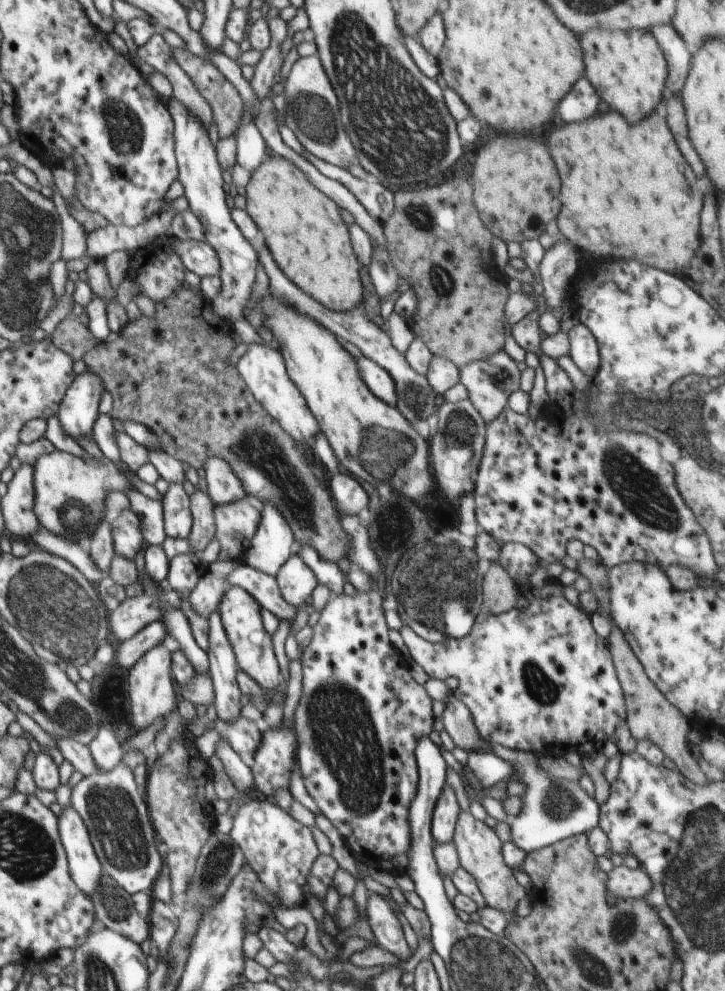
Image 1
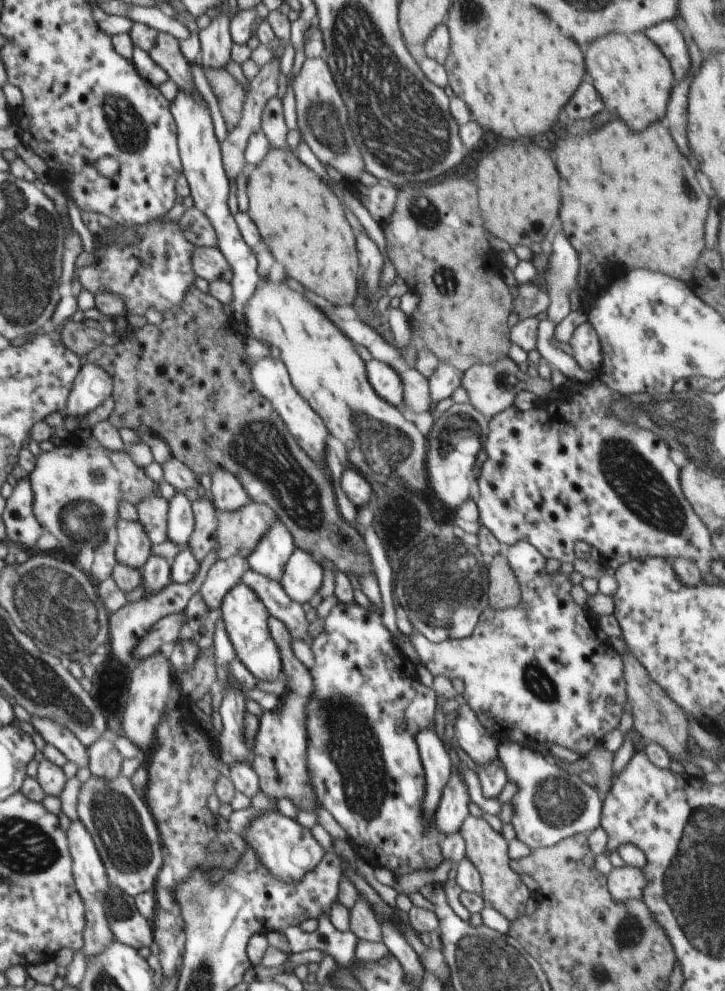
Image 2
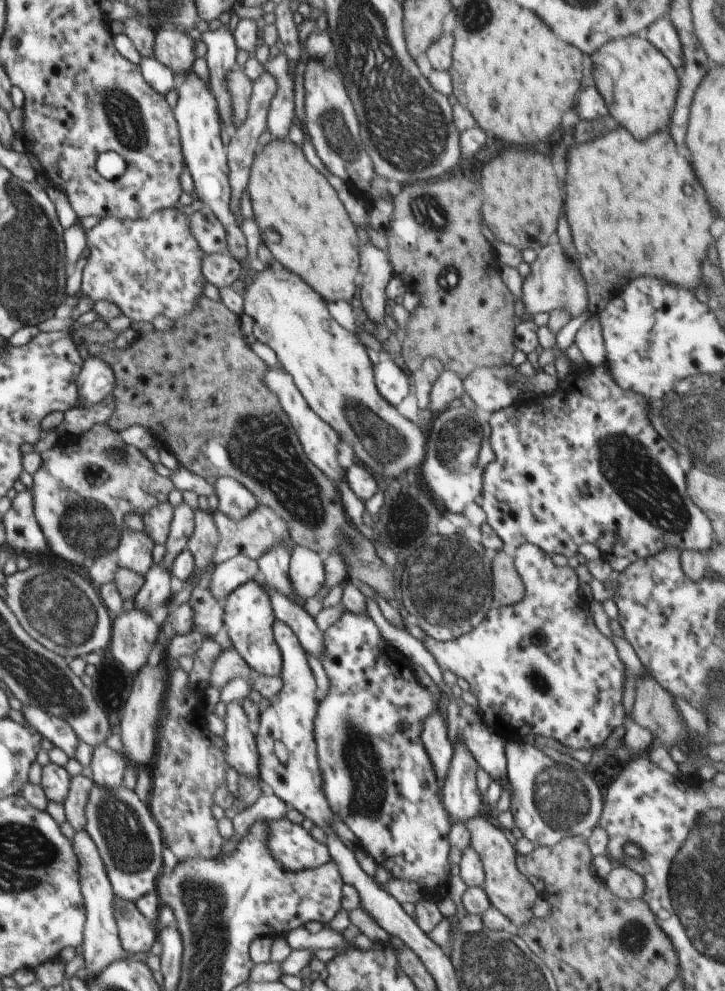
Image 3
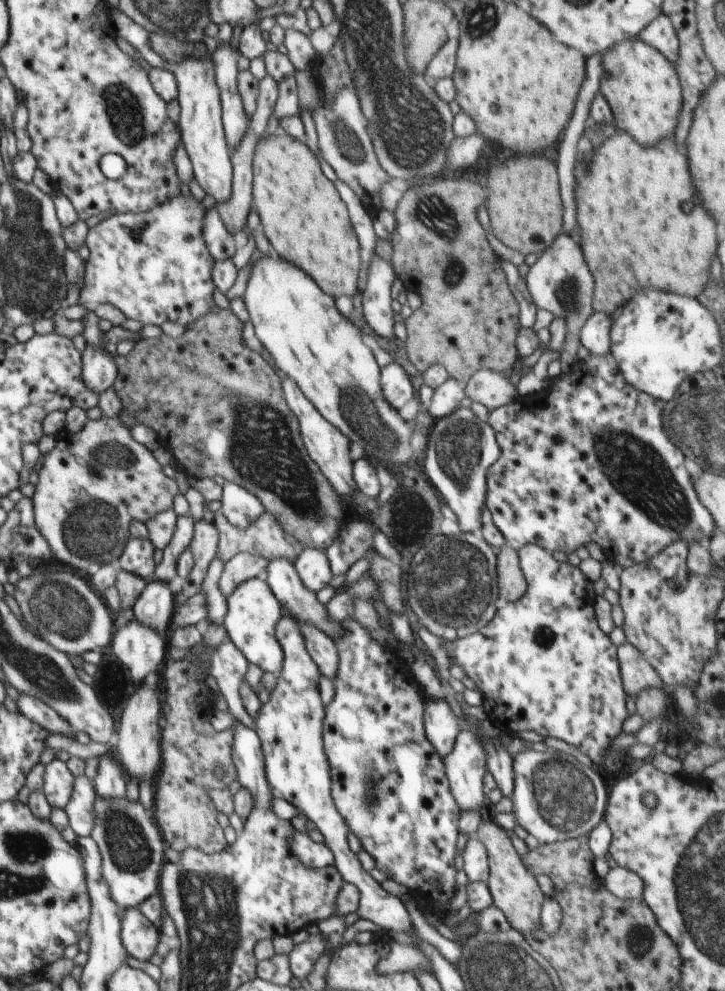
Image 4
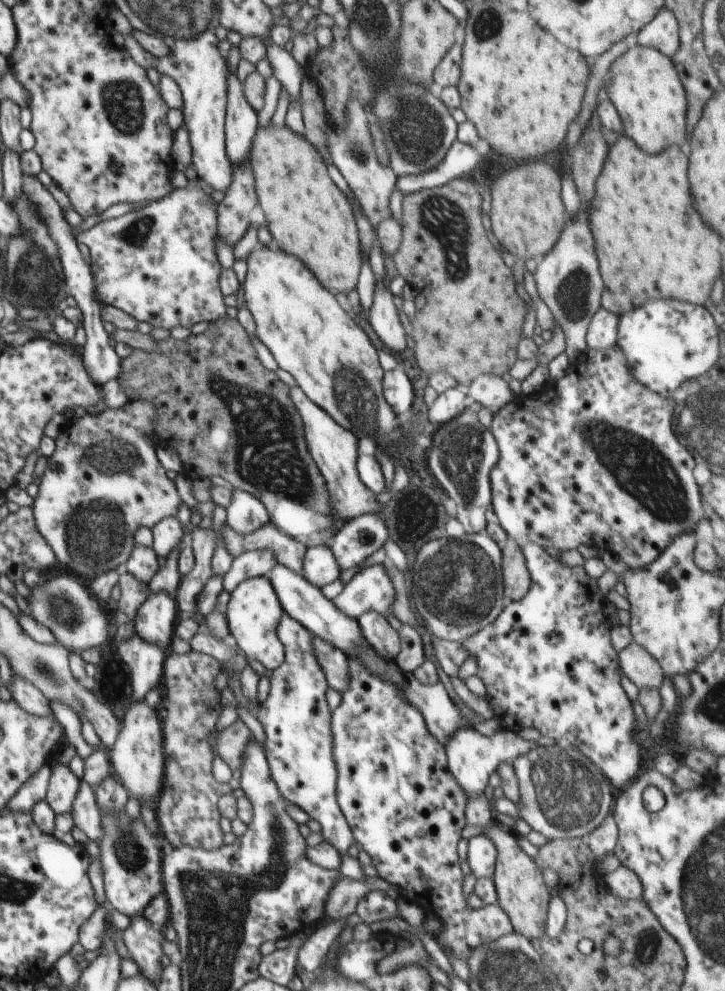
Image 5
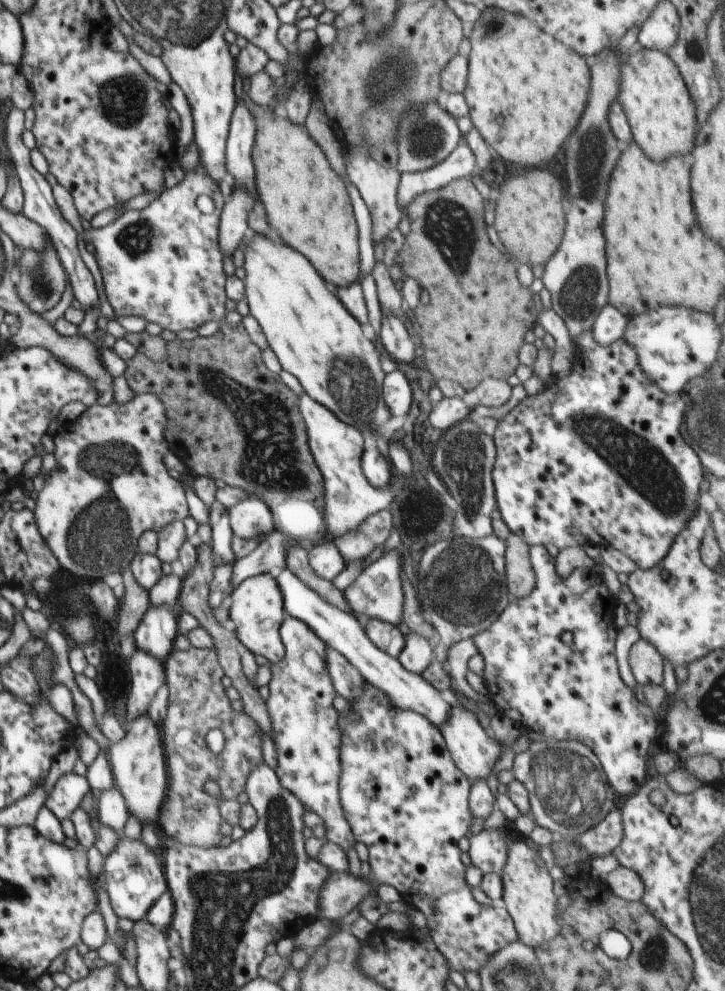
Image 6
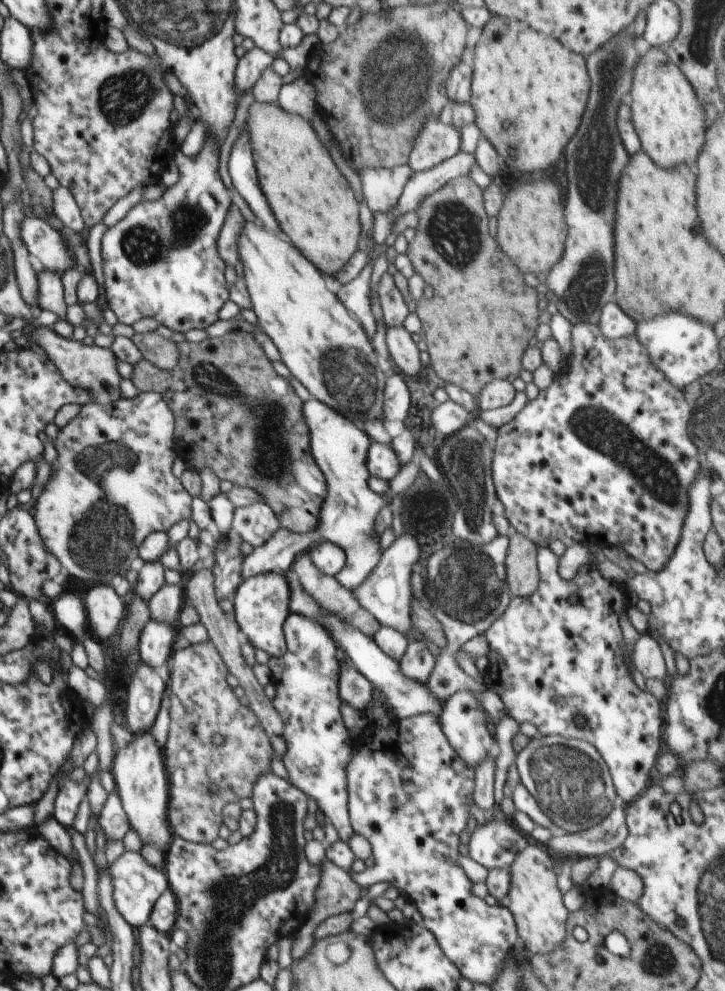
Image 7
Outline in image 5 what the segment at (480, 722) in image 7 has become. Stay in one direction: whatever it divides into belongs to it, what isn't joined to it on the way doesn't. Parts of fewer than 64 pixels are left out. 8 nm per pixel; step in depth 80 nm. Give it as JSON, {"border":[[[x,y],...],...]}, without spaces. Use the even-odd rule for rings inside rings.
{"border":[[[471,724],[471,727],[454,731],[445,742],[449,771],[457,778],[458,784],[461,784],[467,794],[467,800],[469,796],[485,792],[490,774],[496,771],[501,763],[512,765],[517,756],[526,754],[530,749],[538,746],[535,741],[522,739],[517,732],[500,730],[491,737],[487,737],[478,733],[472,726]]]}

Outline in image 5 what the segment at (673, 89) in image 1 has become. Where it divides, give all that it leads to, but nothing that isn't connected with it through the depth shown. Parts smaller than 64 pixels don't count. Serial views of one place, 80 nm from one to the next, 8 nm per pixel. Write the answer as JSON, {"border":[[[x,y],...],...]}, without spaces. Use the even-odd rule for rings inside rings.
{"border":[[[662,7],[636,34],[637,44],[653,48],[672,58],[680,47],[679,24],[670,9]]]}

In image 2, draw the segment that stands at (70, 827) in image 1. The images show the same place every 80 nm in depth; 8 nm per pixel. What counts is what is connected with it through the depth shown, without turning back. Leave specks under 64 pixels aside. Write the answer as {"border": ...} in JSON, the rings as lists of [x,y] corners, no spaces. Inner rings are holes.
{"border":[[[80,820],[72,821],[70,829],[66,833],[69,851],[73,860],[72,872],[75,887],[78,889],[85,904],[86,924],[83,930],[84,944],[82,950],[86,957],[96,957],[115,941],[114,933],[110,923],[107,921],[107,910],[104,906],[107,893],[109,892],[109,880],[94,839],[82,822]]]}

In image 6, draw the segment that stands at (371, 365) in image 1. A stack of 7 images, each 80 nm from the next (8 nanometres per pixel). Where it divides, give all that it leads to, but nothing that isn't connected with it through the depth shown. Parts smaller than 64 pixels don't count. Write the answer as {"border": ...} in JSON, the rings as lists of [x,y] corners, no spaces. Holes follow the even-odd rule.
{"border":[[[400,370],[385,375],[382,386],[383,399],[391,416],[406,416],[412,406],[412,389]]]}

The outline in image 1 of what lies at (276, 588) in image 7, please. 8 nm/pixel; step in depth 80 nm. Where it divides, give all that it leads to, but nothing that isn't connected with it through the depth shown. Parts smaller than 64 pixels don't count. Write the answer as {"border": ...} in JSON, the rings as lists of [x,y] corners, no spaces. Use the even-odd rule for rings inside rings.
{"border":[[[228,586],[221,598],[218,612],[232,645],[237,665],[250,675],[266,692],[276,689],[281,680],[280,666],[274,655],[272,635],[265,630],[258,601],[241,586]]]}

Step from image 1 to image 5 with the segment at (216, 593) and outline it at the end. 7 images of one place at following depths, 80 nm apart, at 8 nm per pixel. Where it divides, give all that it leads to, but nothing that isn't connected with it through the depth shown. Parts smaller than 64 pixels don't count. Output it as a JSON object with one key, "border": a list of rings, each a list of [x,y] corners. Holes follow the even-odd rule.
{"border":[[[272,549],[248,551],[238,555],[232,561],[230,570],[224,575],[223,588],[232,593],[244,580],[252,577],[264,577],[268,570],[278,564]]]}

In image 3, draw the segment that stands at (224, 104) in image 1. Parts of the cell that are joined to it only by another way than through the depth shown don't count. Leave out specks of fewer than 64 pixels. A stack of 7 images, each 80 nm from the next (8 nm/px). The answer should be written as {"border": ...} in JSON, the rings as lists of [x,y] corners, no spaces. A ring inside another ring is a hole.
{"border":[[[244,67],[234,69],[227,75],[226,80],[233,106],[233,124],[237,128],[246,120],[249,100],[253,93],[253,81],[249,80]]]}

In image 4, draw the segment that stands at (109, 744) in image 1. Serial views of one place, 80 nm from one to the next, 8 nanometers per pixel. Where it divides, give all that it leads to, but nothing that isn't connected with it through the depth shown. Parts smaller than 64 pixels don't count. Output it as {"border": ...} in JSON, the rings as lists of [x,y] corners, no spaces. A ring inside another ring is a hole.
{"border":[[[107,753],[99,758],[99,769],[93,785],[98,797],[105,799],[126,799],[127,798],[127,776],[121,765]]]}

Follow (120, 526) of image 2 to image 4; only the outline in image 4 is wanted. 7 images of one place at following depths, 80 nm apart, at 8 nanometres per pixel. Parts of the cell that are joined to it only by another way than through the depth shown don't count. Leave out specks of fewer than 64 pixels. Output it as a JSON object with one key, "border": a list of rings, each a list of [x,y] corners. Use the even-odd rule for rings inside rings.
{"border":[[[130,538],[115,564],[125,571],[137,574],[144,580],[150,580],[155,573],[153,554],[155,546],[148,539]]]}

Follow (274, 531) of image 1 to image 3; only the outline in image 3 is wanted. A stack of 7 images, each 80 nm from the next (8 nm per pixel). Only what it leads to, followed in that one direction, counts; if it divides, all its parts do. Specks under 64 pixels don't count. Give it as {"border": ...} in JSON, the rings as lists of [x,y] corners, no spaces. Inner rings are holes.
{"border":[[[283,545],[275,546],[270,549],[264,556],[257,559],[259,569],[262,570],[266,577],[266,585],[270,589],[287,596],[298,606],[305,605],[305,600],[299,597],[293,589],[289,577],[289,562],[291,552]]]}

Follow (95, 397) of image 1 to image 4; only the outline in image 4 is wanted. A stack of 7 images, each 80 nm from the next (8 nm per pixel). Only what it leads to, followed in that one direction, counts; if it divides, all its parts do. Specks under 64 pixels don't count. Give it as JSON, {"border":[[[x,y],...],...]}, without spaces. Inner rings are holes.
{"border":[[[87,309],[81,332],[86,341],[86,348],[81,353],[83,382],[98,394],[113,386],[119,375],[116,357],[104,346],[105,332],[100,329],[99,320],[95,310]]]}

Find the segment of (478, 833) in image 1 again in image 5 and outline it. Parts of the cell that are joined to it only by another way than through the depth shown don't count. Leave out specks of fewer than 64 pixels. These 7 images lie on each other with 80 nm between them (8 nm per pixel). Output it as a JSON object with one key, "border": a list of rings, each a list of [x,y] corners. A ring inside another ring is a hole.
{"border":[[[493,821],[482,834],[490,838],[497,848],[497,861],[492,878],[495,880],[498,904],[509,916],[516,933],[530,941],[541,939],[546,935],[546,916],[548,916],[548,902],[551,898],[550,888],[544,883],[542,869],[520,848],[518,836],[504,832],[499,828],[498,822]]]}

